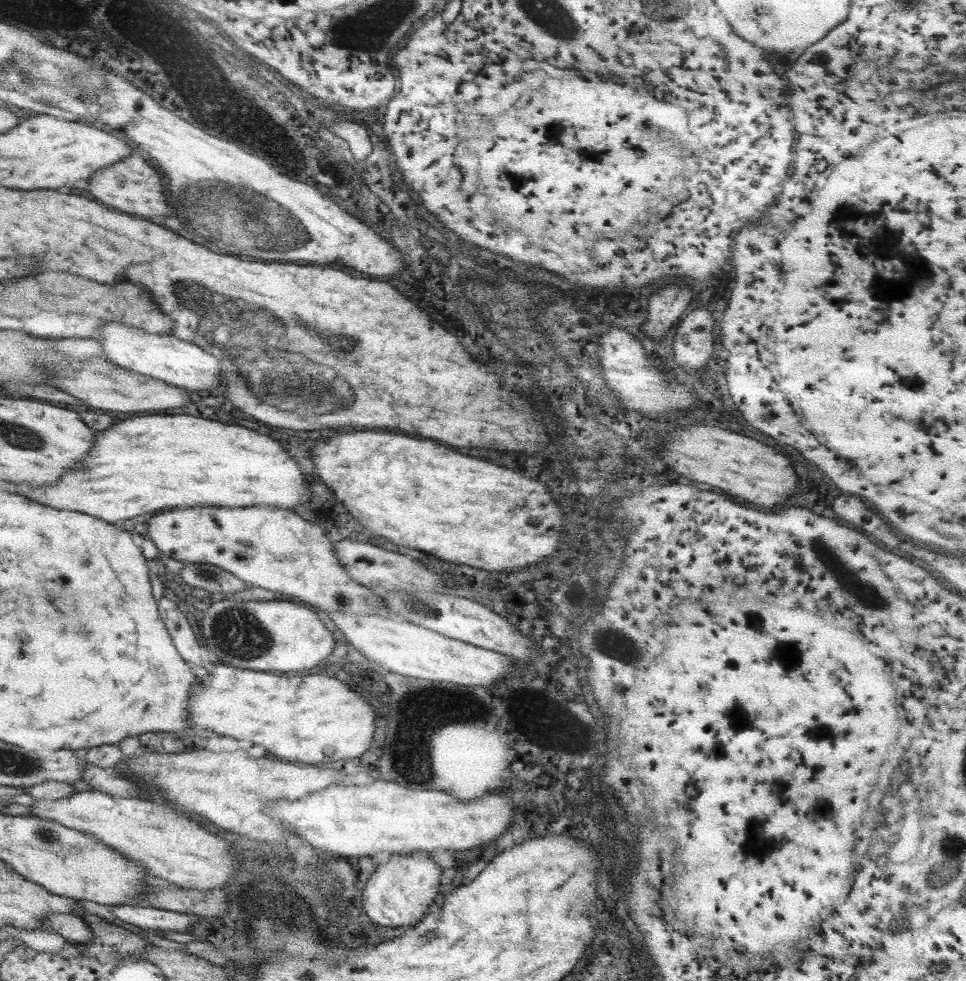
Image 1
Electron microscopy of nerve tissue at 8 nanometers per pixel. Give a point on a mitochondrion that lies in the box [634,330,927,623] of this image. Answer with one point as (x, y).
(874, 602)

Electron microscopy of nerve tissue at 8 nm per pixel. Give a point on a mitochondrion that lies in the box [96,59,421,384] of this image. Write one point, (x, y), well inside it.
(221, 207)

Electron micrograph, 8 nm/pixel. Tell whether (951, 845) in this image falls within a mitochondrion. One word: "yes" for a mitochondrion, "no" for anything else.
yes

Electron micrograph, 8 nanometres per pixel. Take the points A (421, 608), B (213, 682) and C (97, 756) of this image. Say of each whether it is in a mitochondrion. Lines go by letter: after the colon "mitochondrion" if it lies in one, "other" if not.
A: mitochondrion
B: other
C: other

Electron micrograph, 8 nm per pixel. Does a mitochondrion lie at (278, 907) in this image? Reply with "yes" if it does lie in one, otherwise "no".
yes

